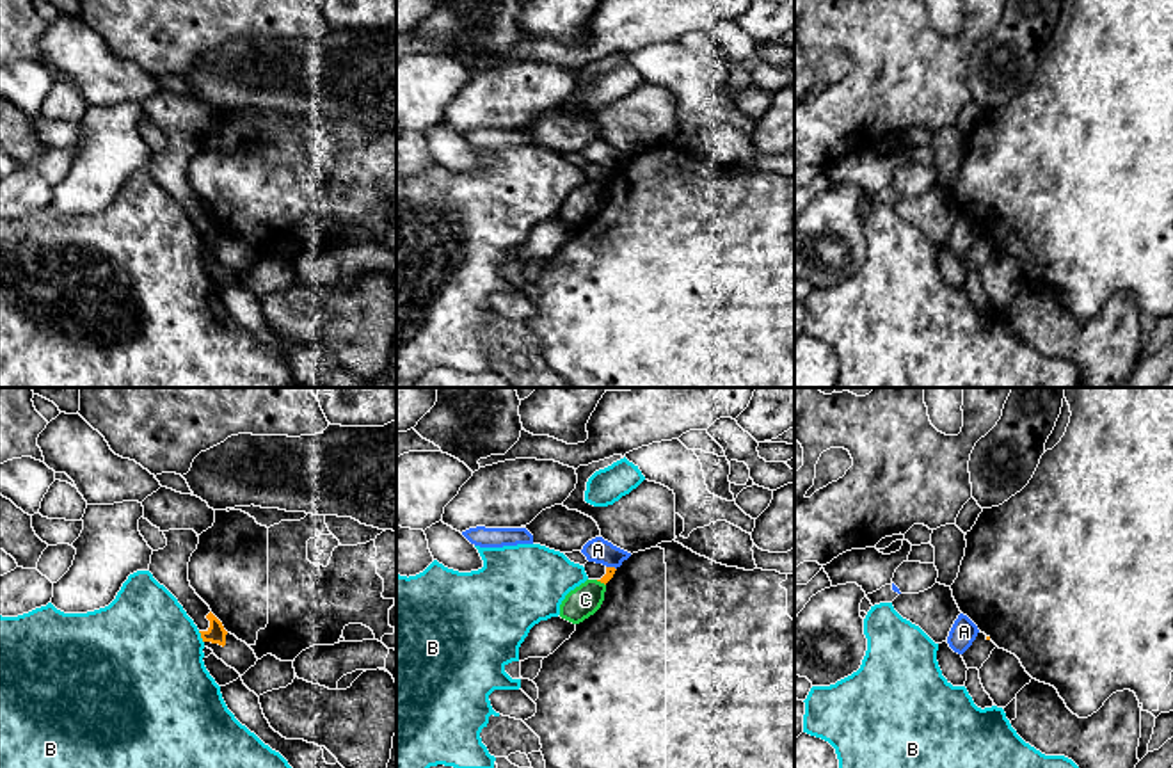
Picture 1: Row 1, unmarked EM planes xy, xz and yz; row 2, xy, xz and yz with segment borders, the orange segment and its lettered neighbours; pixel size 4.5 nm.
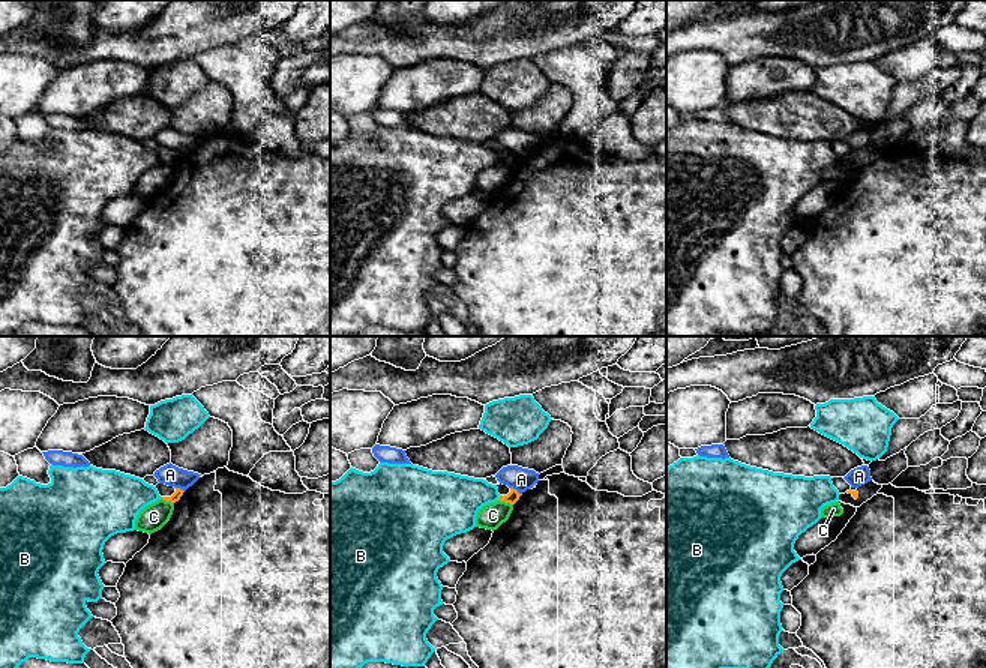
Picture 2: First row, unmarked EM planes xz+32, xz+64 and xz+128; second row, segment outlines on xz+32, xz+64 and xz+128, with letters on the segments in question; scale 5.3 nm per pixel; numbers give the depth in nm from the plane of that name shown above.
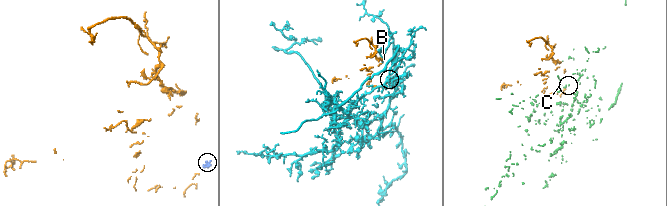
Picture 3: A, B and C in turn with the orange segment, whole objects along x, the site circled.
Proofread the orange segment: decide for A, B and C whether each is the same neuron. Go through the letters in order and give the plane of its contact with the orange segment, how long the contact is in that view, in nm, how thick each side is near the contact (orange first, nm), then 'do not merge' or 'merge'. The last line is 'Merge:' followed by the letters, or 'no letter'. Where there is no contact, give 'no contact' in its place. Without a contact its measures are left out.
A: contact in xz; length 50 nm; calibres 50 and 120 nm; do not merge
B: contact in xy; length 60 nm; calibres 90 and 480 nm; do not merge
C: contact in xz; length 50 nm; calibres 50 and 140 nm; do not merge
Merge: no letter

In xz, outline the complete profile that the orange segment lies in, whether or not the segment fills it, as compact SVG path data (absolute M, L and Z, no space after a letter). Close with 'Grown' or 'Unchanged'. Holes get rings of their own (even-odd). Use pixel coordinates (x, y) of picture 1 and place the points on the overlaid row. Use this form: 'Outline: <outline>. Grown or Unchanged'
Outline: M586 562L583 567L585 567L588 580L597 580L604 585L613 578L613 574L617 571L615 567L606 567L602 564L595 564L595 562Z. Grown

